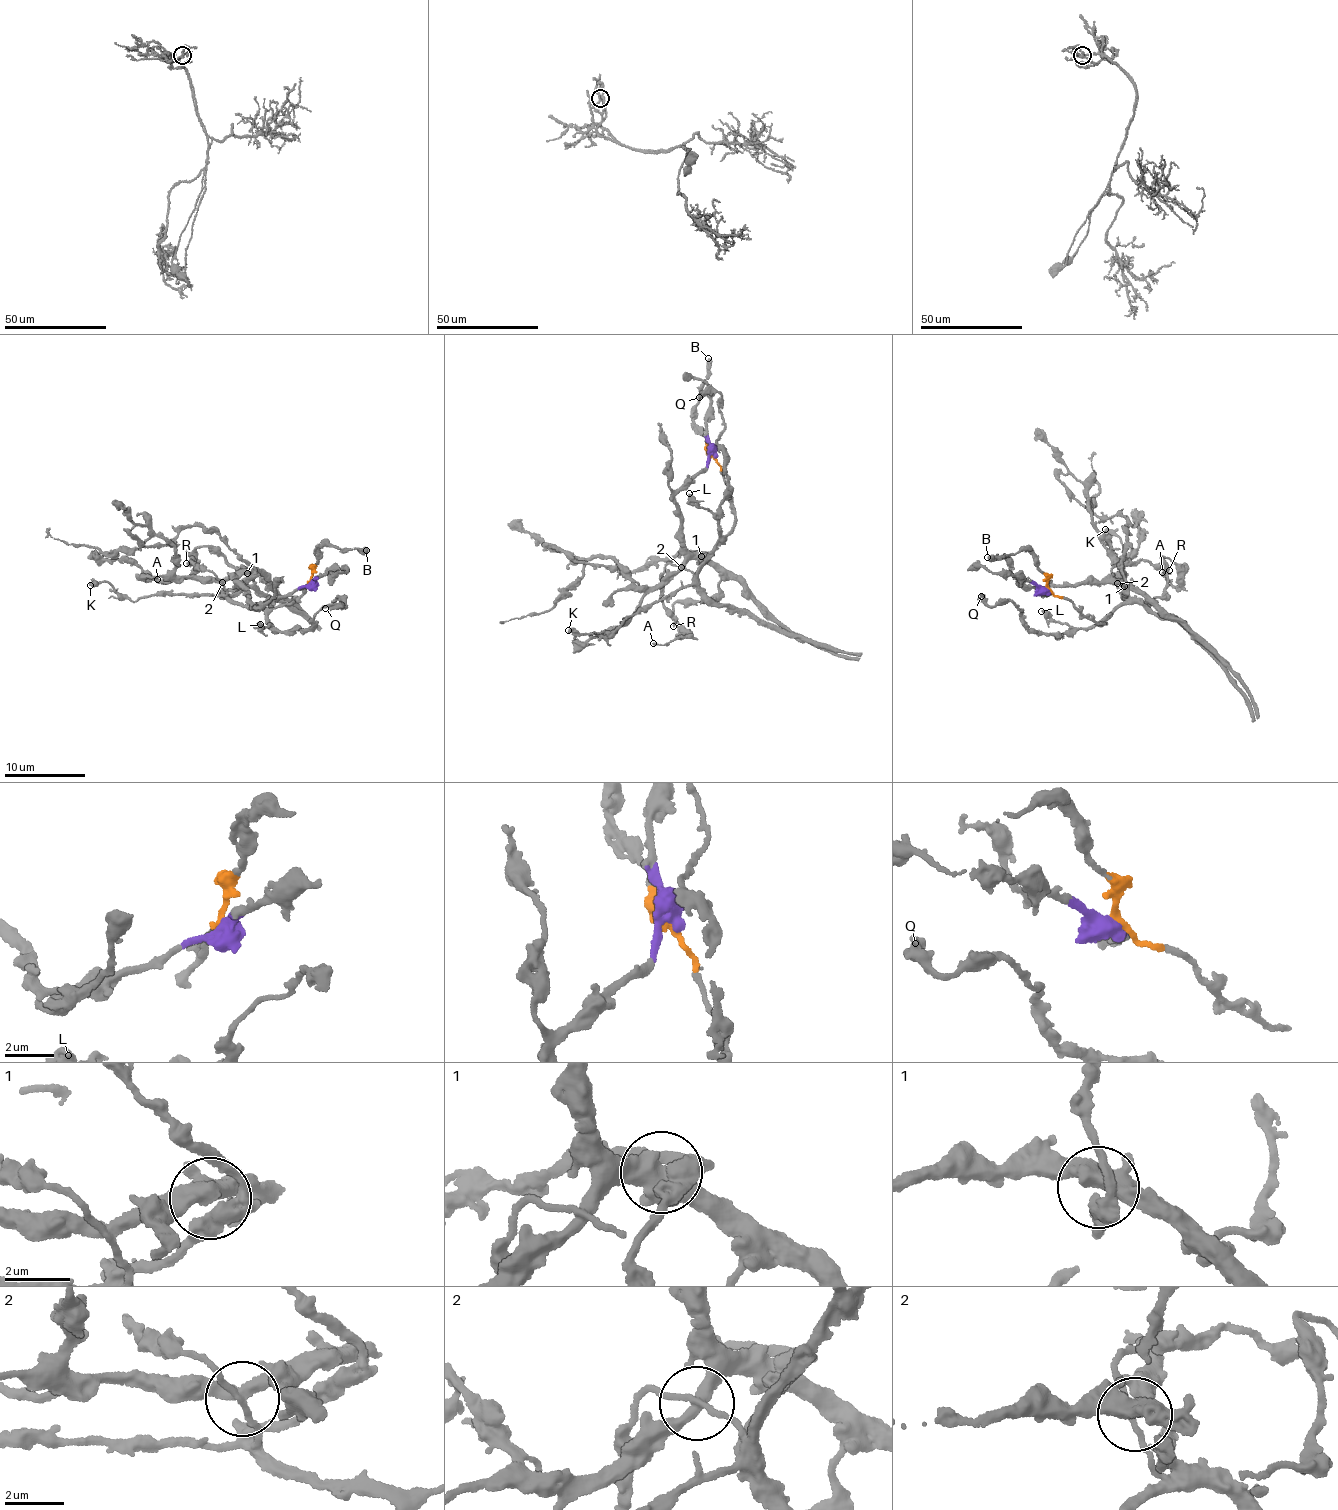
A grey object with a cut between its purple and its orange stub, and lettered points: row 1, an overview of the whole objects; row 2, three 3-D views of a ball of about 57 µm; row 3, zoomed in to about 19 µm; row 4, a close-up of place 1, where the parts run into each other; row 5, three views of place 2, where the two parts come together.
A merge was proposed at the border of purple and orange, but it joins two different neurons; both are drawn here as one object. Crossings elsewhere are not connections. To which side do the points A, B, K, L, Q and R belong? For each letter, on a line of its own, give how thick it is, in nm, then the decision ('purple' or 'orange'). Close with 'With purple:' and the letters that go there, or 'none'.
A: 240 nm thick; purple
B: 400 nm thick; orange
K: 440 nm thick; orange
L: 360 nm thick; orange
Q: 320 nm thick; orange
R: 170 nm thick; orange
With purple: A

